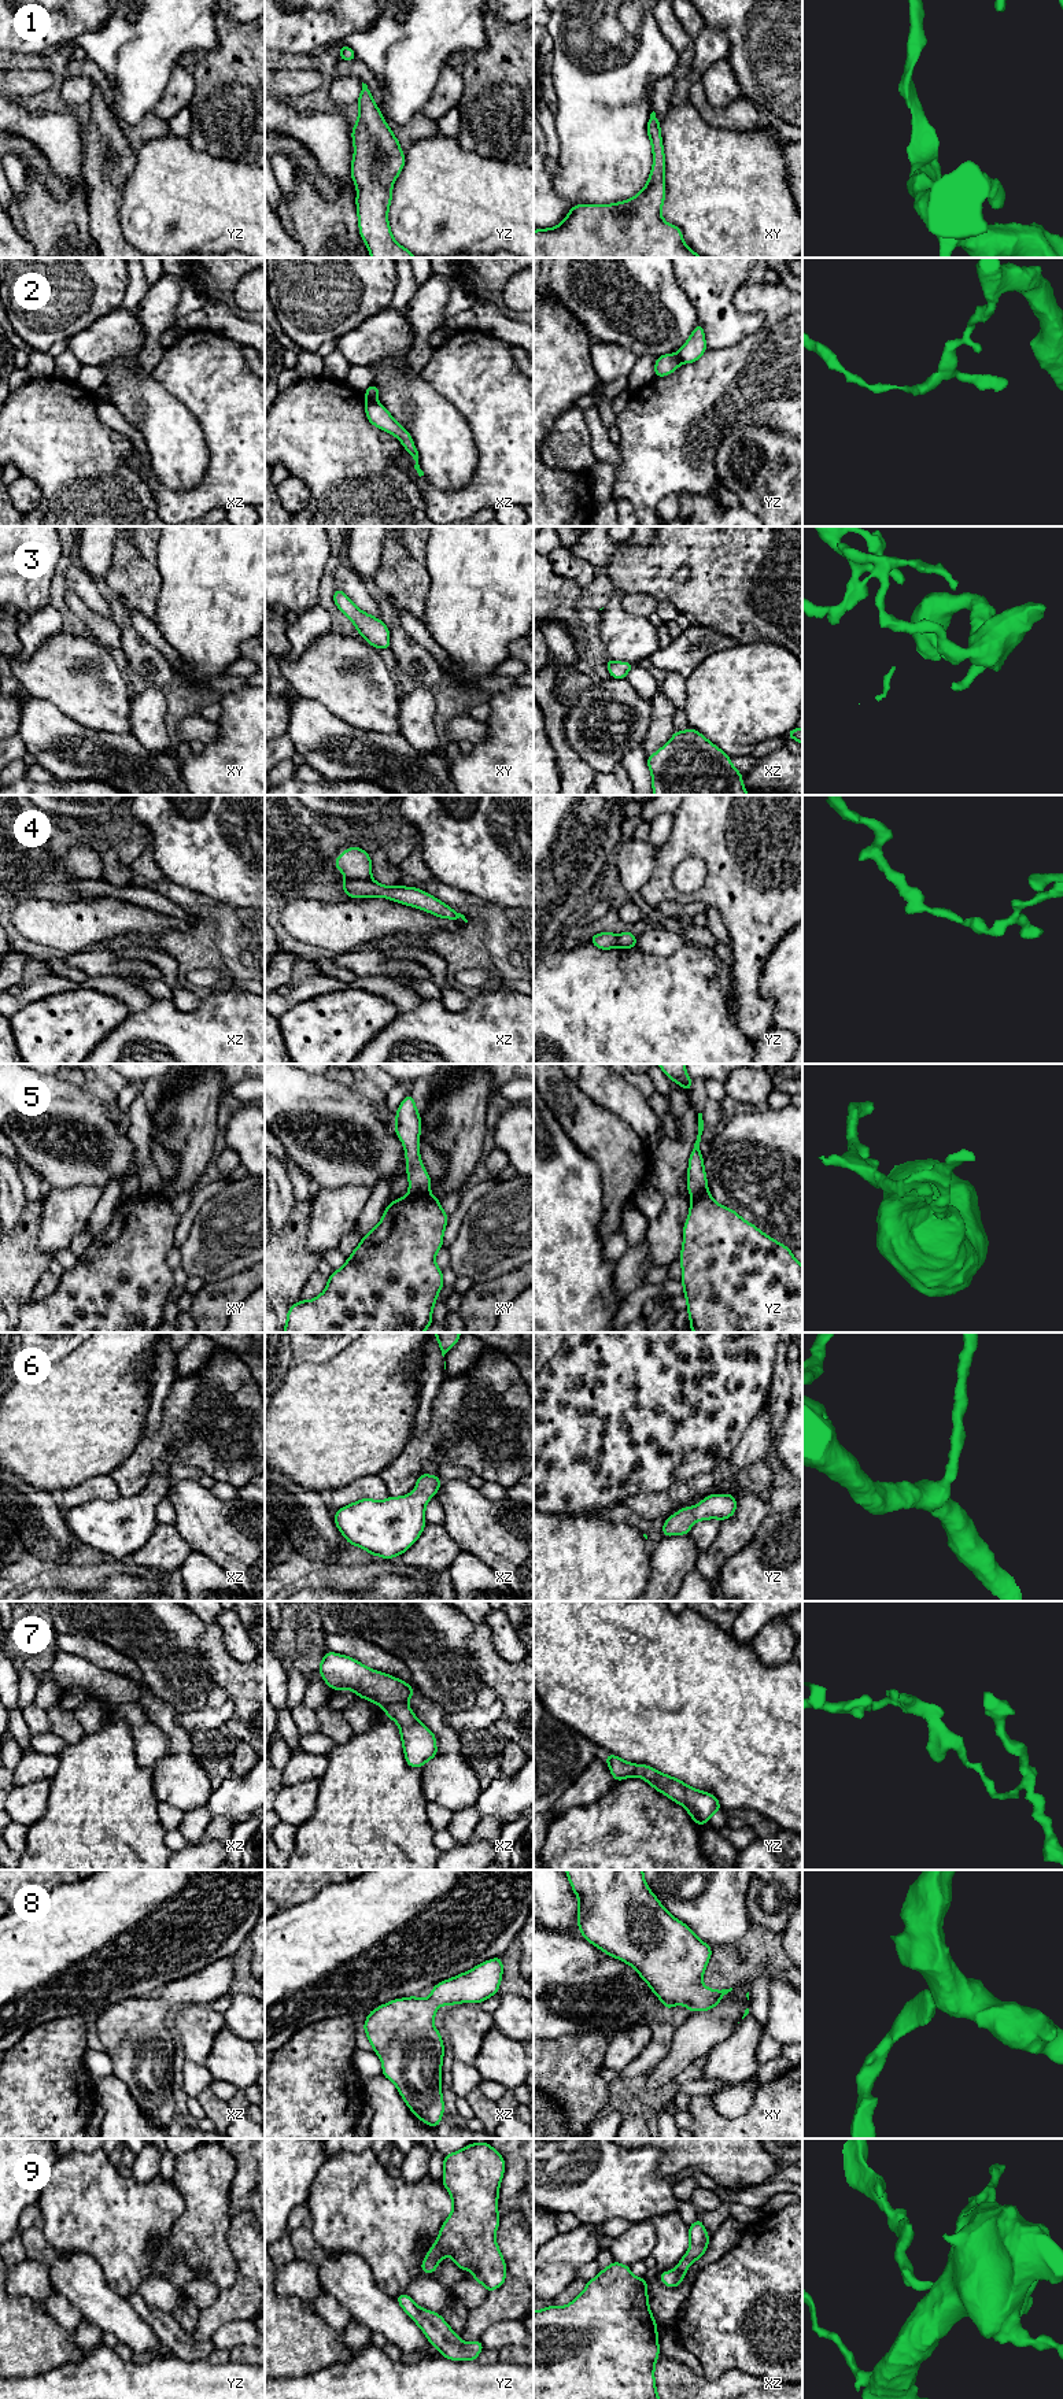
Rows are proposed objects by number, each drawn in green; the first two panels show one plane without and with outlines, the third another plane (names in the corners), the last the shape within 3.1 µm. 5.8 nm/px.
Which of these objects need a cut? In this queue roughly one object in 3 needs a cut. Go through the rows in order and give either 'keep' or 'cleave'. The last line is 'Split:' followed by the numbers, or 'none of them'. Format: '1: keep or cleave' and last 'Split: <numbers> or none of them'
1: keep
2: cleave
3: keep
4: cleave
5: cleave
6: keep
7: keep
8: keep
9: keep
Split: 2, 4, 5

